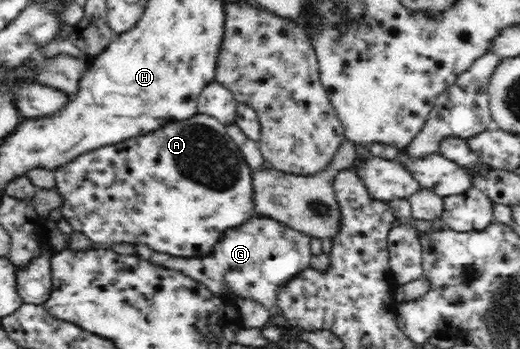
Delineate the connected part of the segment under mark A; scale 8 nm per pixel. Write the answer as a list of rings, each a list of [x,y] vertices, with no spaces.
[[[197,113],[147,136],[83,151],[57,165],[53,174],[61,198],[62,218],[71,224],[74,232],[87,236],[91,248],[113,250],[119,244],[143,244],[153,252],[191,258],[209,254],[221,232],[245,222],[245,218],[256,216],[250,204],[251,171],[241,149],[227,134],[225,125],[215,117]]]

